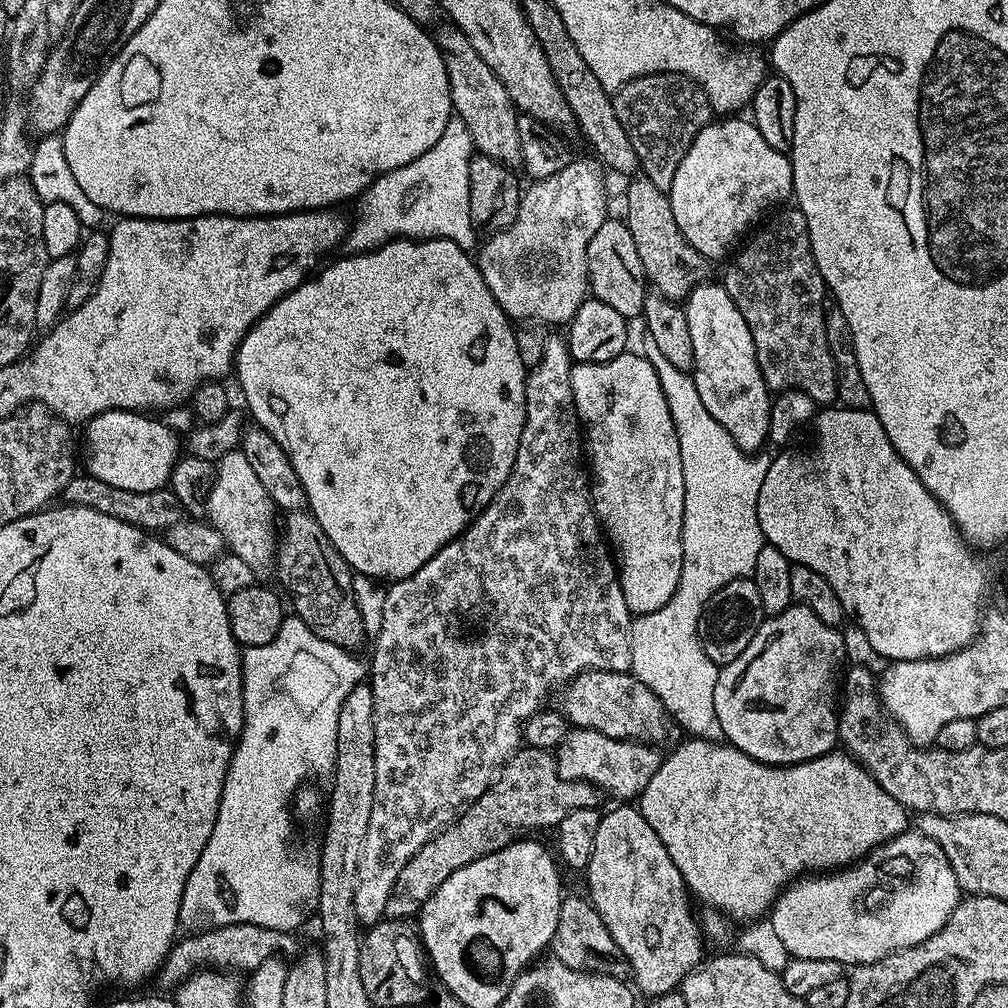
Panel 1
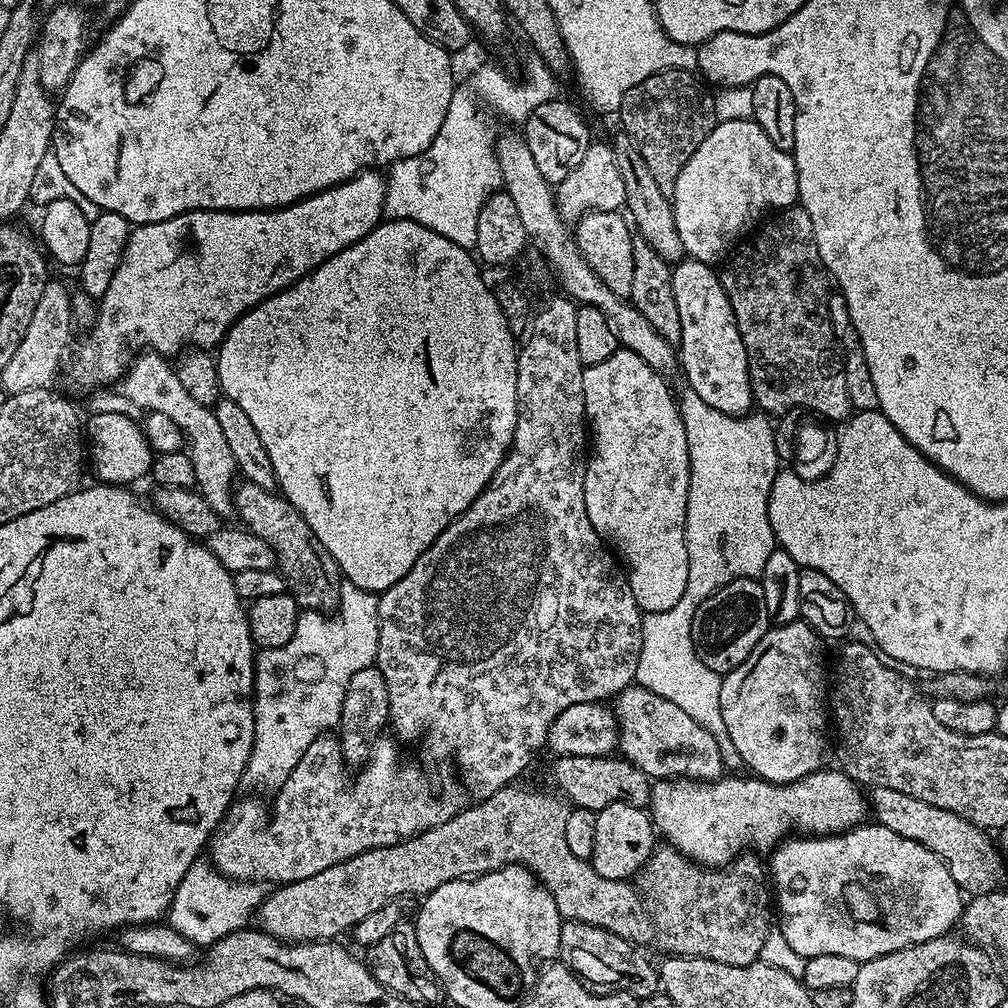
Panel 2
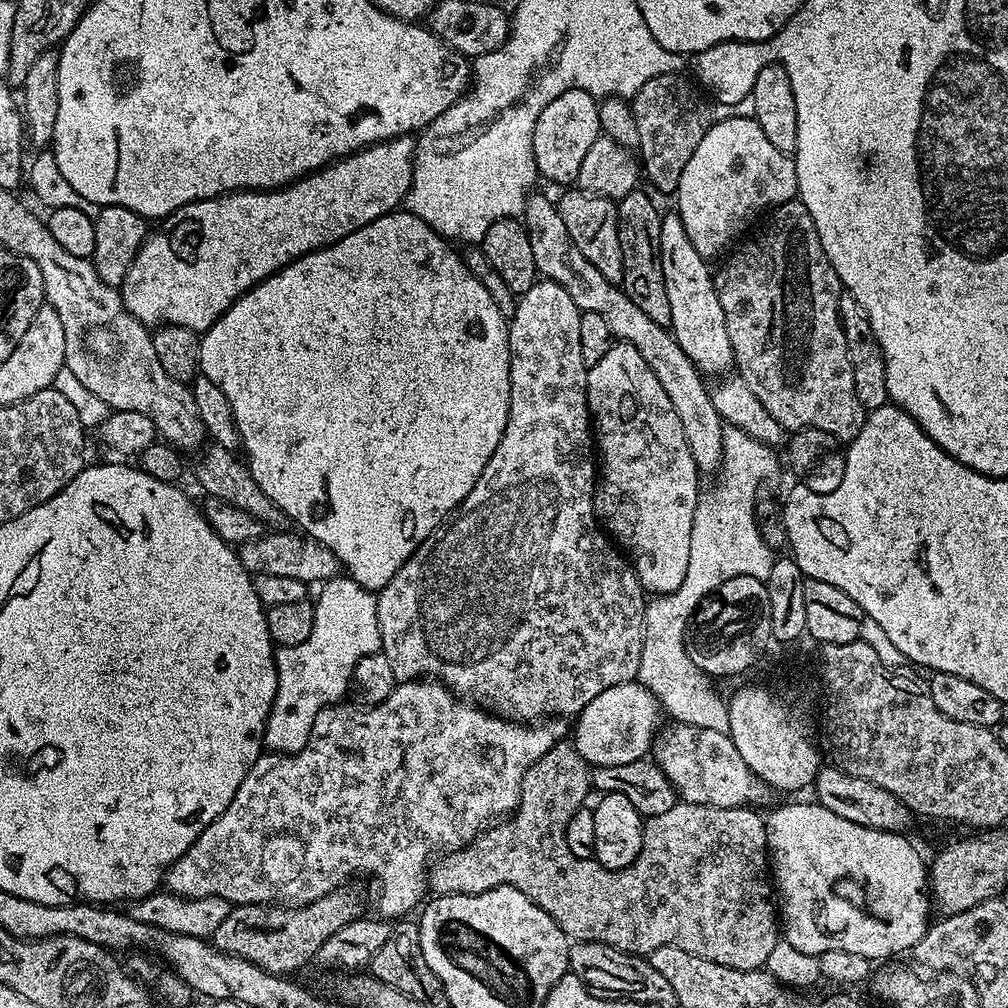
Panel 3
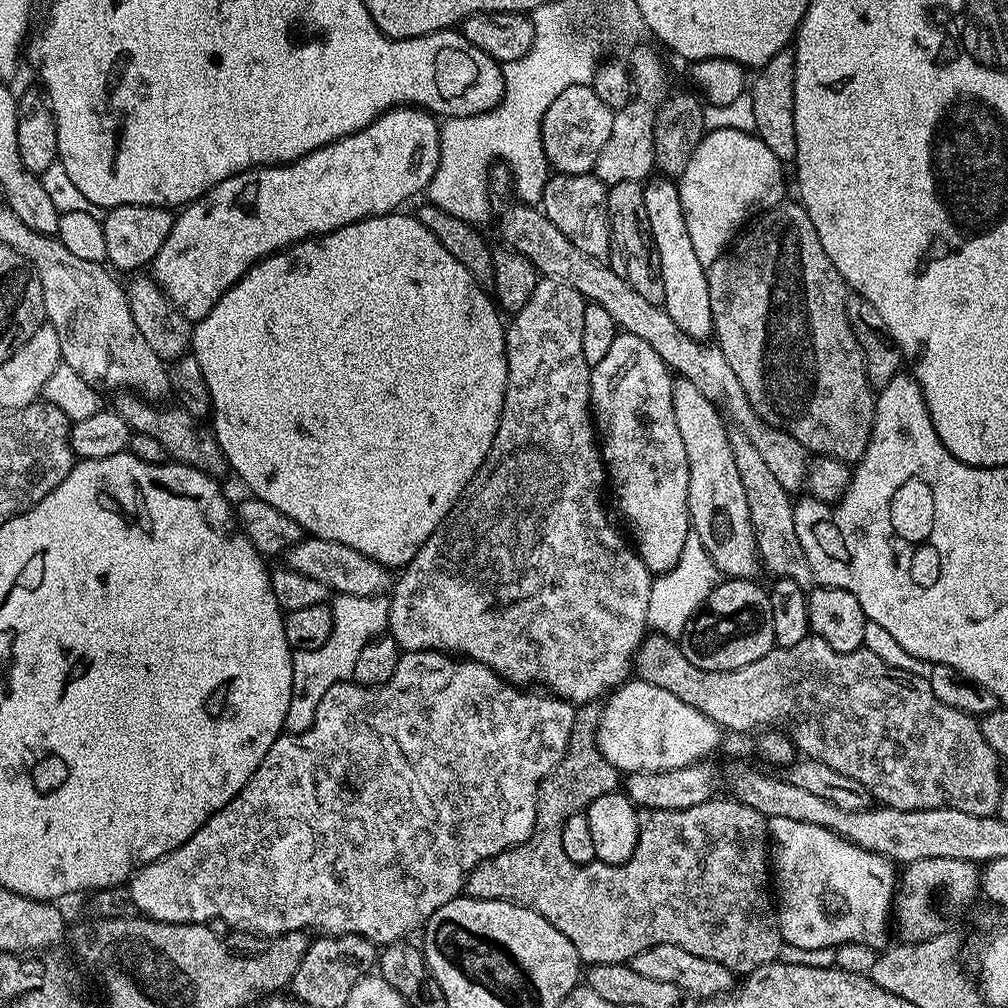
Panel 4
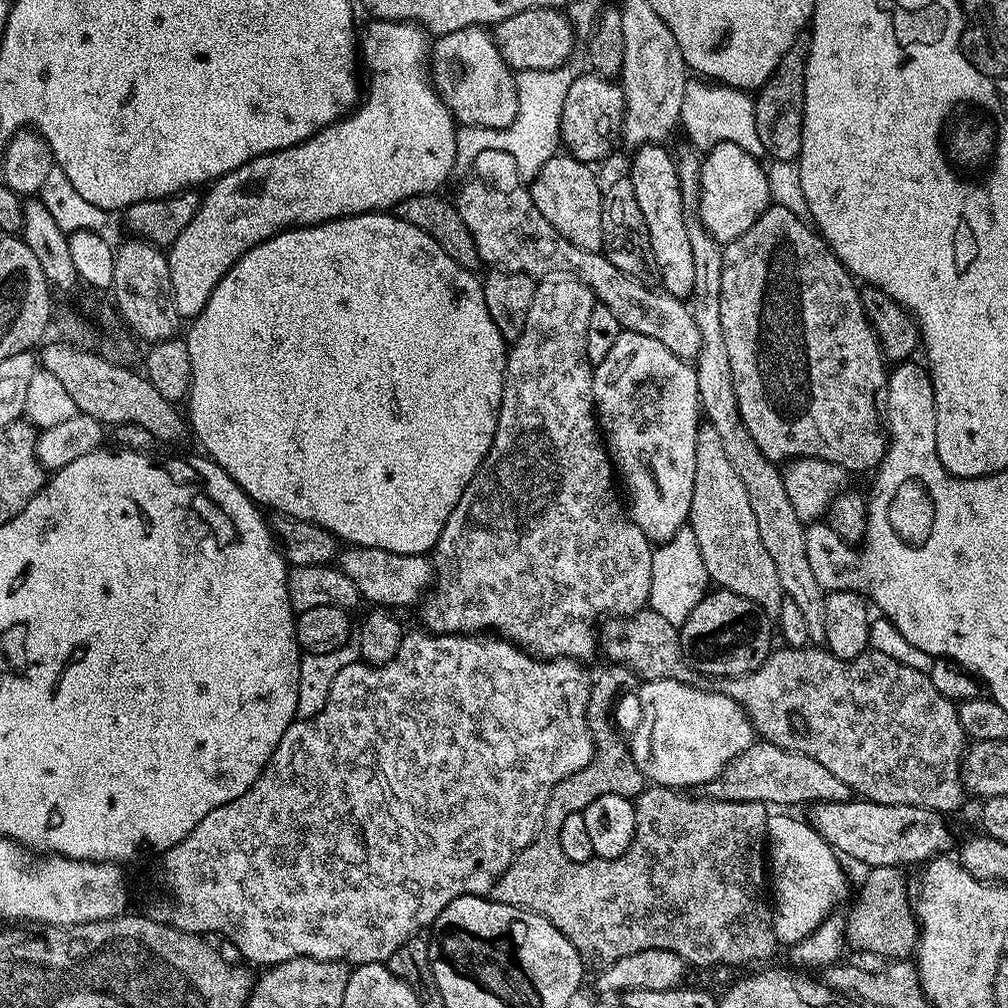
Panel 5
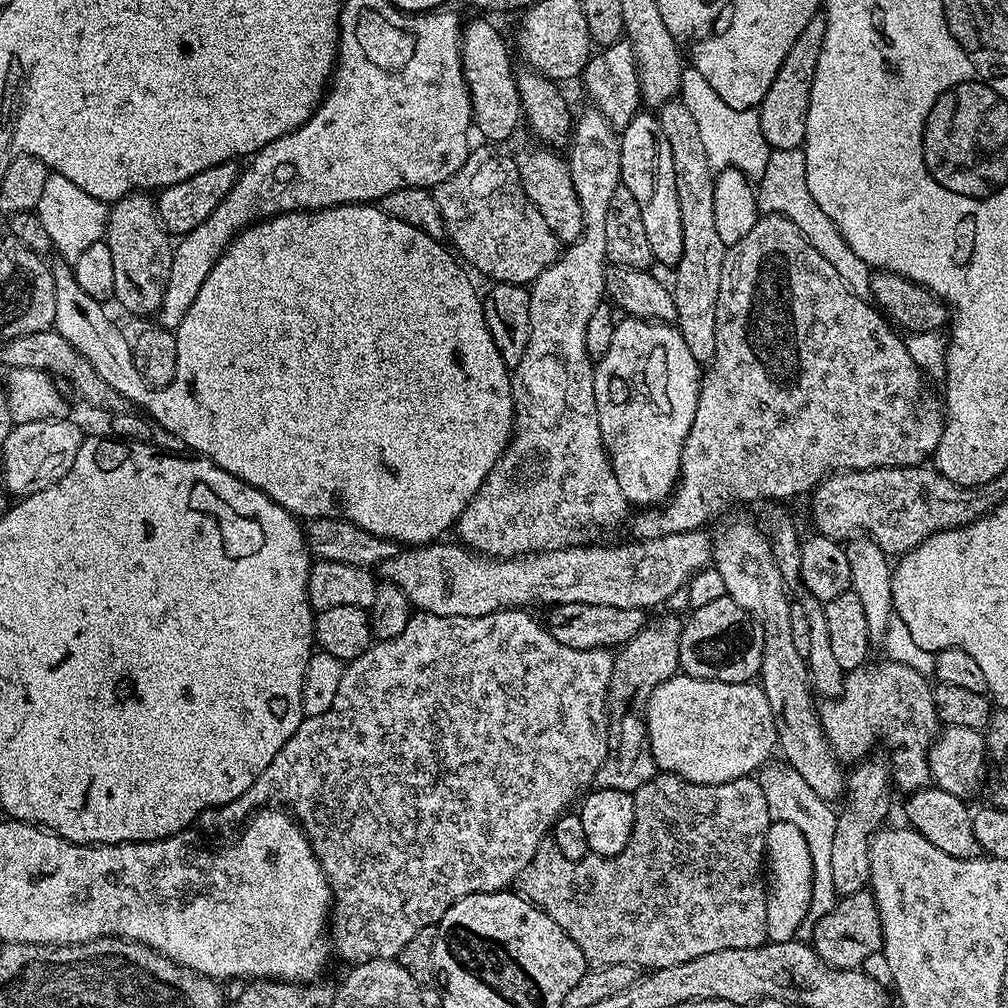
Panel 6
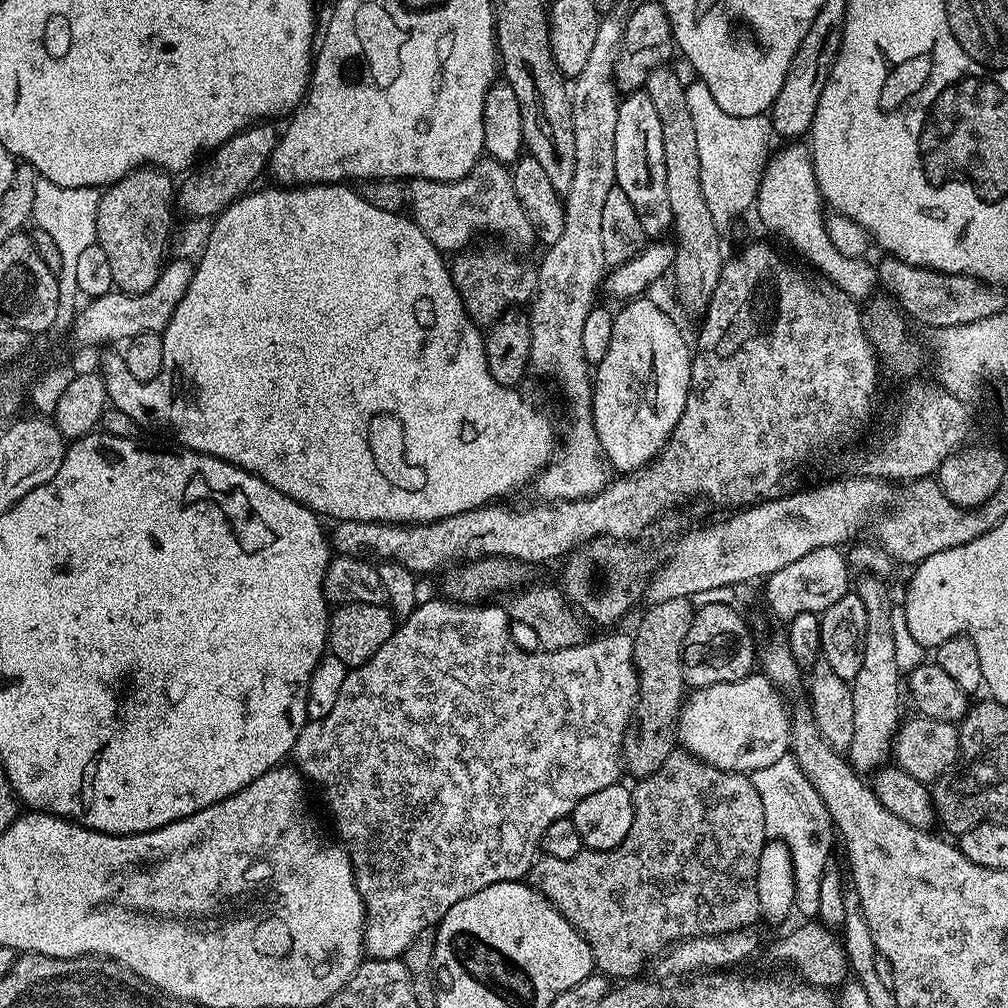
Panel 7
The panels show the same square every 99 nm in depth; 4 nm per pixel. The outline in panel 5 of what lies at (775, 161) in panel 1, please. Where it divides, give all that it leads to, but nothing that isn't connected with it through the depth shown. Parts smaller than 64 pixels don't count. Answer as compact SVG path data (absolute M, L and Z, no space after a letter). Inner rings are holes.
M723 141L703 153L700 161L700 210L704 228L723 246L738 239L770 206L765 165L734 142Z

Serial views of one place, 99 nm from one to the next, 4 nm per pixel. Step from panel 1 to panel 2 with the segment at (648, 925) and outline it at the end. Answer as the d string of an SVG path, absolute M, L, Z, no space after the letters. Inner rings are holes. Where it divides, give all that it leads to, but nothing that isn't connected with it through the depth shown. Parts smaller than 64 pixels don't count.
M614 802L596 813L594 850L590 863L602 878L627 880L639 873L652 856L657 844L658 833L652 823L651 815L645 809Z

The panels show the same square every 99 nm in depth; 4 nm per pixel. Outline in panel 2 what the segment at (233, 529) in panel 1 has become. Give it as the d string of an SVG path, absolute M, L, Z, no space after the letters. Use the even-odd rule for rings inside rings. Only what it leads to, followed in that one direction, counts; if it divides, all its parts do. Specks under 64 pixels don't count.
M151 350L139 353L140 357L133 359L123 377L123 395L130 397L137 409L144 408L148 412L166 414L170 422L177 424L184 432L184 437L190 445L190 455L194 462L196 484L201 496L221 518L228 518L234 512L234 485L238 480L238 469L234 450L230 450L226 442L226 434L222 434L222 426L218 422L212 408L204 408L190 394L186 394L186 386L178 382L173 365L165 357Z

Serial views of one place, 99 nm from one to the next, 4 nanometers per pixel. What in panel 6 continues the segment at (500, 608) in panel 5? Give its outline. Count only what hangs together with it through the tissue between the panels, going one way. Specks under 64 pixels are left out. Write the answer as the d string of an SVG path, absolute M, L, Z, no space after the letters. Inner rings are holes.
M589 110L575 117L574 131L571 133L572 156L567 157L568 168L572 171L572 181L574 182L574 192L578 194L578 202L582 206L582 222L584 232L578 239L571 241L563 249L562 255L555 264L544 268L538 279L532 281L530 291L530 342L526 342L526 354L522 354L522 362L518 362L516 368L511 369L512 377L512 438L504 453L498 458L498 462L490 470L490 474L482 482L482 486L474 494L474 498L462 510L460 519L454 525L454 532L457 532L459 543L467 546L471 551L493 558L507 558L509 556L523 556L534 552L553 552L556 548L567 548L581 543L580 535L588 532L591 528L616 528L624 519L629 519L628 511L630 505L626 494L622 494L622 486L618 486L618 478L614 474L612 464L608 460L608 451L604 449L602 442L602 430L598 426L598 410L594 402L594 362L586 354L586 322L590 322L590 314L605 299L604 274L606 271L606 209L610 207L610 198L614 198L614 190L618 190L622 185L620 182L620 138L617 129L612 127L600 112Z

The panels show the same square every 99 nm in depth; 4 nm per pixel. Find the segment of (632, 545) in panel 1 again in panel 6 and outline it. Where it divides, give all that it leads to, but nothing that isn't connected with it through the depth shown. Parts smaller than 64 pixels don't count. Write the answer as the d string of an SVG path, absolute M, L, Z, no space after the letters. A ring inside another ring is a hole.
M628 316L617 323L610 350L606 350L606 354L595 365L592 377L602 442L618 478L618 486L622 486L622 494L626 494L632 506L663 505L676 491L680 478L682 446L690 434L698 406L701 365L697 364L694 354L690 354L678 327L668 322L639 320L637 316Z

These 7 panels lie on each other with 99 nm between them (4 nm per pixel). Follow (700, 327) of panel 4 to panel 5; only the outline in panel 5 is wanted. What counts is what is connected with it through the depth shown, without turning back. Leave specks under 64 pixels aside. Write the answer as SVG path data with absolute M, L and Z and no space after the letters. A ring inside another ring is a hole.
M663 143L644 144L632 155L630 179L642 218L646 218L646 230L650 234L650 247L654 249L654 262L660 267L660 284L663 291L687 301L694 290L694 253L690 250L690 238L686 234L682 190L678 186L676 161Z

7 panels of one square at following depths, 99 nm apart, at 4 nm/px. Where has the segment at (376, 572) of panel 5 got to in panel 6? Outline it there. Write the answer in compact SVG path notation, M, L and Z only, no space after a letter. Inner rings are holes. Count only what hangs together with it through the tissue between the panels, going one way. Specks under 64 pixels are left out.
M707 531L666 534L662 538L641 540L632 544L620 544L614 548L584 548L569 546L553 552L534 552L523 556L493 558L477 554L459 543L433 542L397 551L394 558L378 565L378 572L387 583L398 586L411 602L413 609L439 616L485 616L501 610L520 610L524 604L541 600L547 606L558 604L601 604L619 608L643 608L651 610L660 603L671 601L681 591L680 587L699 568L709 567L713 541Z

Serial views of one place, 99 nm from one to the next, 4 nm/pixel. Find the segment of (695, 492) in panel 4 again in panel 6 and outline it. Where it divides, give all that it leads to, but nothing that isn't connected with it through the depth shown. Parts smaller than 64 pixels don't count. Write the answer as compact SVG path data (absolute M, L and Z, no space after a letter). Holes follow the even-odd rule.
M736 520L720 537L715 537L711 563L714 568L716 564L726 595L738 602L742 610L749 612L762 630L764 645L758 683L772 707L778 752L785 756L781 757L806 780L818 797L835 802L840 795L840 798L845 795L846 772L824 736L817 701L812 701L814 689L808 675L807 659L794 647L794 634L790 630L793 601L788 600L789 589L778 570L769 539L754 525Z

